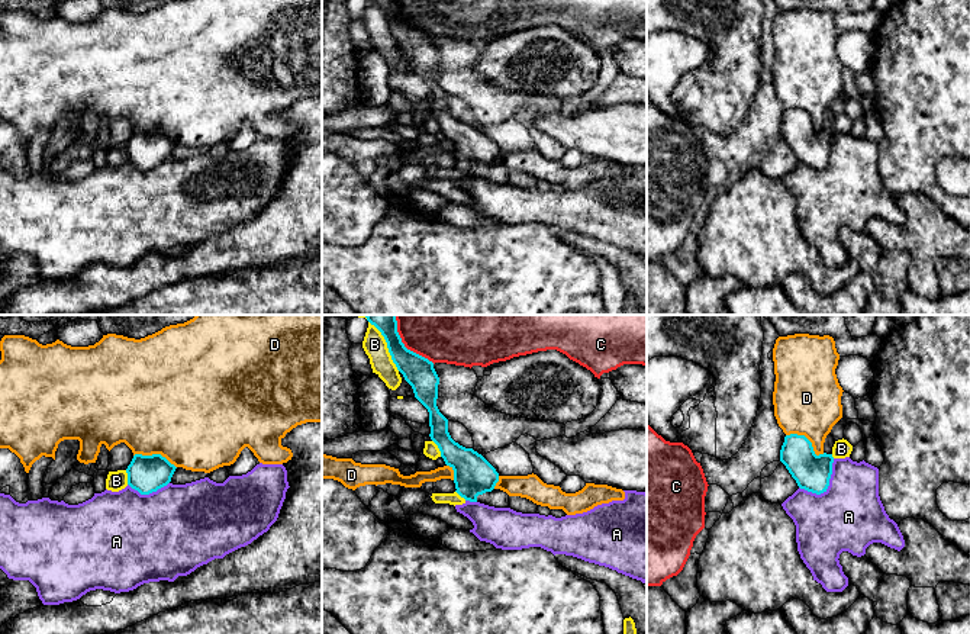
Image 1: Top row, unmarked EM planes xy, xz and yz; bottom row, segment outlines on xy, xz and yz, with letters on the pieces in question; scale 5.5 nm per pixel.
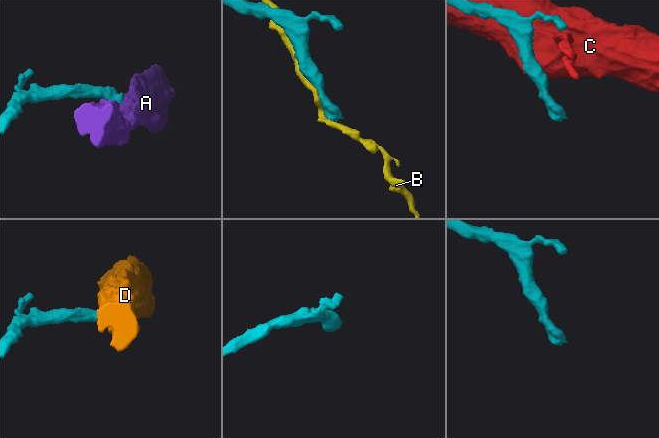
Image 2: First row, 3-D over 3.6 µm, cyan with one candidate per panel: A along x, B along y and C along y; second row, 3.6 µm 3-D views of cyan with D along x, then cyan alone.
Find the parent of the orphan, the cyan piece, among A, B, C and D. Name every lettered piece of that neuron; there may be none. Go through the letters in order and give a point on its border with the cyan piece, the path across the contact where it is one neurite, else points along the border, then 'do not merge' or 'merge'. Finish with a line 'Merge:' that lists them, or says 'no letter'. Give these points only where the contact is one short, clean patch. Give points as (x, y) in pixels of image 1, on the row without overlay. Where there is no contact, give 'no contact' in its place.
A: yz (827, 163) | along yz (834, 134), (830, 160), (822, 167), (812, 169), (799, 163) | do not merge
B: xz (387, 22) | do not merge
C: xz (409, 25) | do not merge
D: yz (808, 115) | along yz (786, 109), (802, 109), (817, 129), (824, 128) | do not merge
Merge: no letter

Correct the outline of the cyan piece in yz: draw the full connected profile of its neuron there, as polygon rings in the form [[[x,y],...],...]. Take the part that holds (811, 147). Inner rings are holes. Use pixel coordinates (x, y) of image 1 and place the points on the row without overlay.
[[[790,109],[784,112],[780,136],[800,164],[821,170],[829,161],[834,119],[834,112],[828,109],[824,118],[824,128],[816,131],[812,118],[805,110]]]

